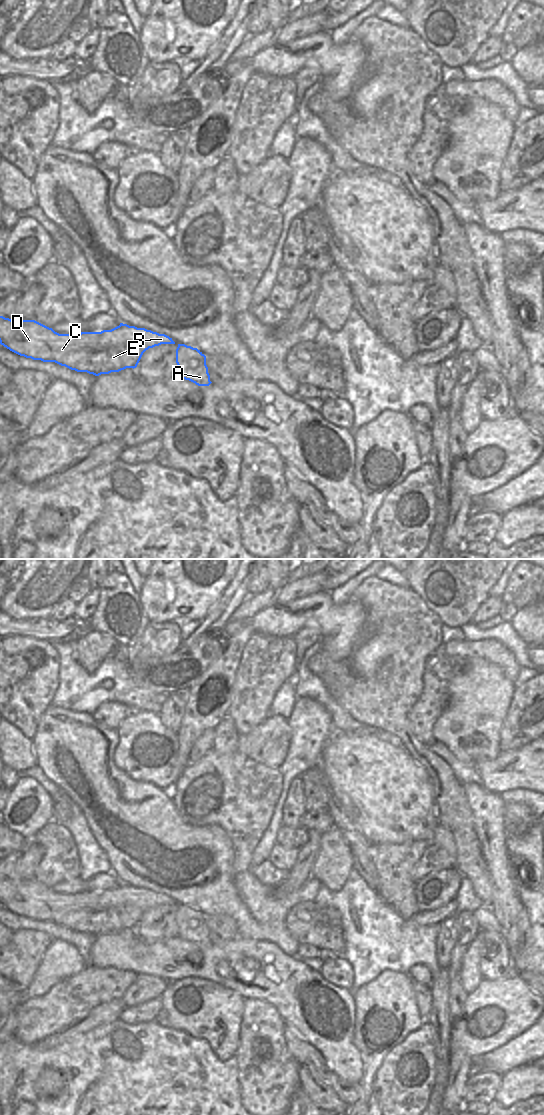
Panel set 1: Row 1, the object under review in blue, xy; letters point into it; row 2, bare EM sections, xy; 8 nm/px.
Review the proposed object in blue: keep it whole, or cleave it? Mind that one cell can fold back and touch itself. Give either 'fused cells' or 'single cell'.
fused cells

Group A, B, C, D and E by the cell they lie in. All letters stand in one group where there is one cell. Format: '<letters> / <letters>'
A B C D / E

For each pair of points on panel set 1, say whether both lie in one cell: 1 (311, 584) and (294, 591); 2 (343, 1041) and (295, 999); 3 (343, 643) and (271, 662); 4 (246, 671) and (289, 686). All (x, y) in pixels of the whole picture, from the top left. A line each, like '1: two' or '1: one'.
1: one
2: one
3: two
4: two

